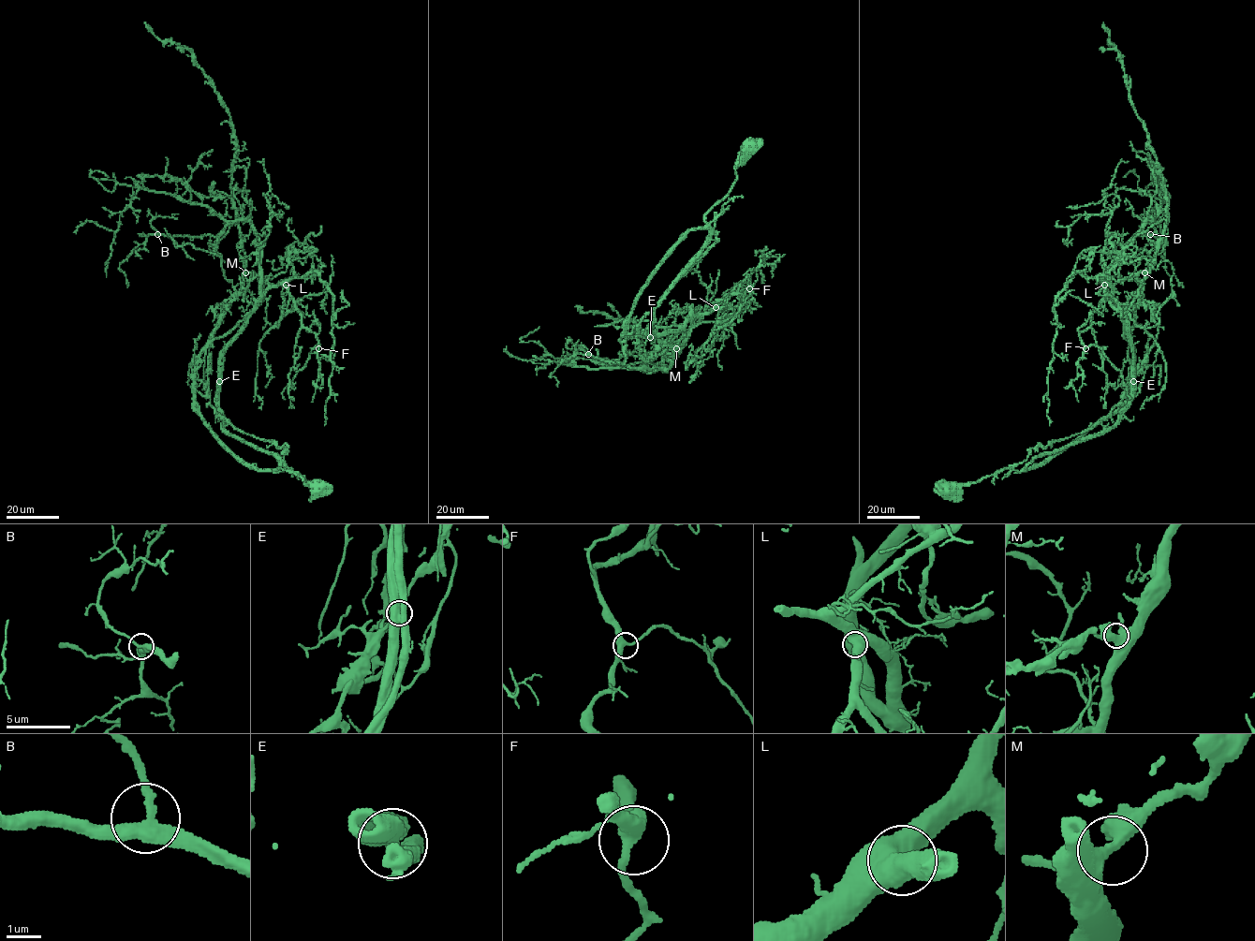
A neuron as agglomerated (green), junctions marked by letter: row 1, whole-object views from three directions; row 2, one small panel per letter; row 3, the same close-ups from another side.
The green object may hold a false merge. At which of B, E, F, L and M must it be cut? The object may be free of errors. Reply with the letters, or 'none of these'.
none of these

